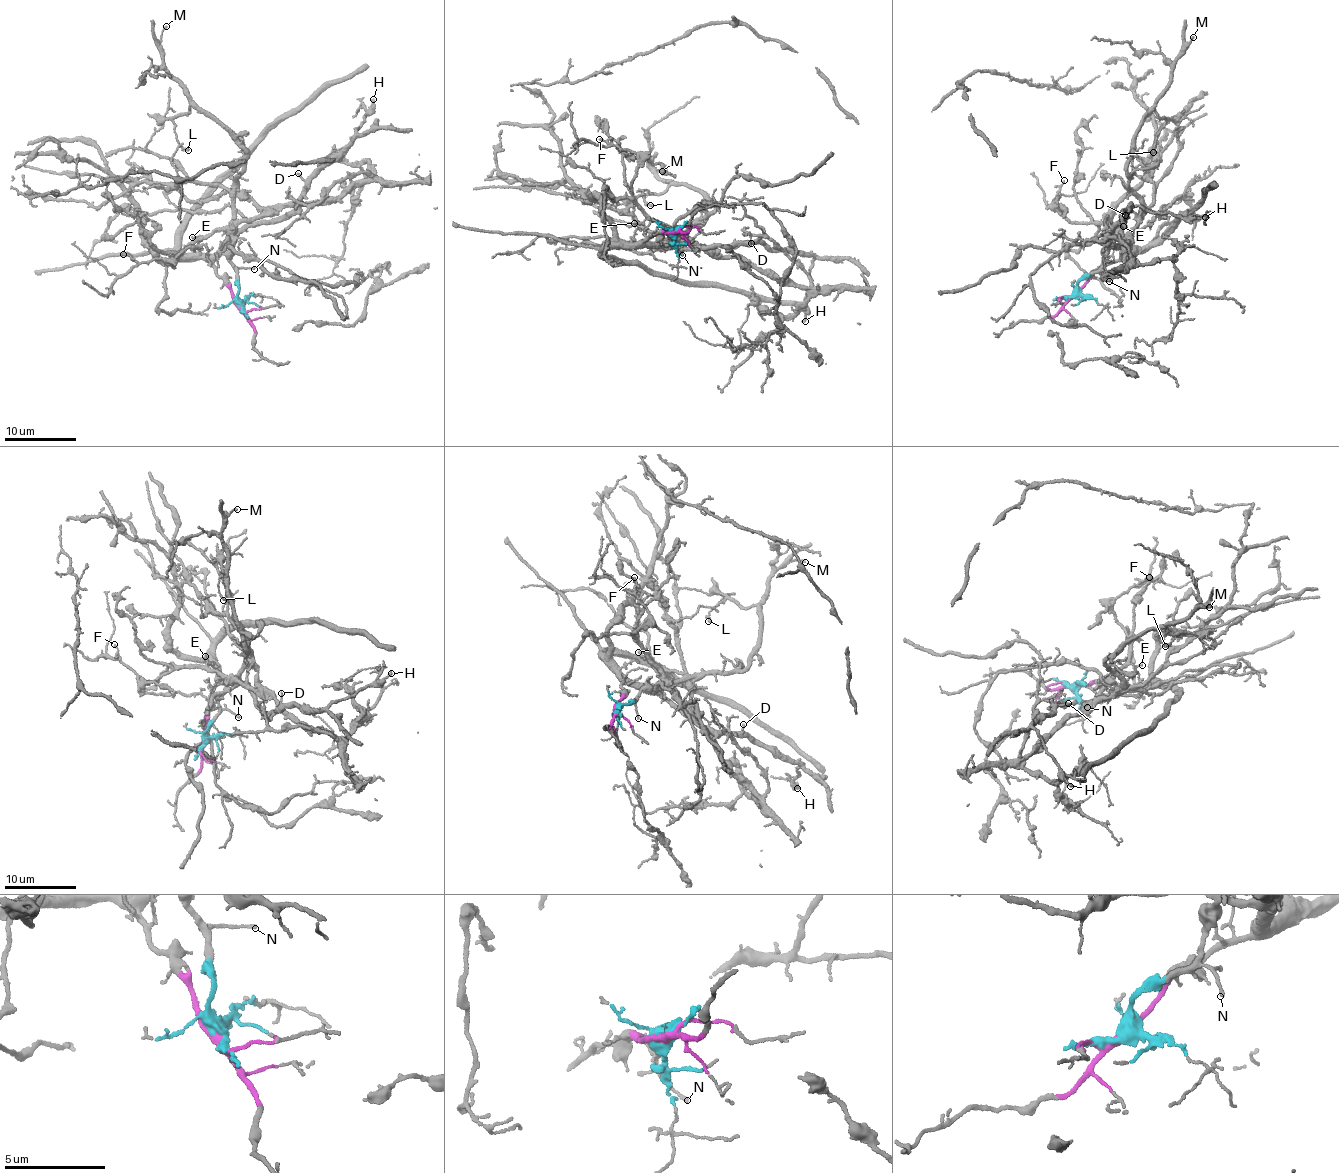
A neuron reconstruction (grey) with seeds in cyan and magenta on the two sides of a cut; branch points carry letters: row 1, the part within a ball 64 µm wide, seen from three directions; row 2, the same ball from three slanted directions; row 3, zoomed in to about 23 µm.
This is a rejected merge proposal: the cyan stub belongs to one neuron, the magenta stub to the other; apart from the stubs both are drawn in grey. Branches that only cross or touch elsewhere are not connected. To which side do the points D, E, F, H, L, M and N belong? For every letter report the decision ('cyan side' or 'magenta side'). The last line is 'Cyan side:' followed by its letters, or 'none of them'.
D: magenta side
E: cyan side
F: cyan side
H: magenta side
L: magenta side
M: magenta side
N: cyan side
Cyan side: E, F, N

